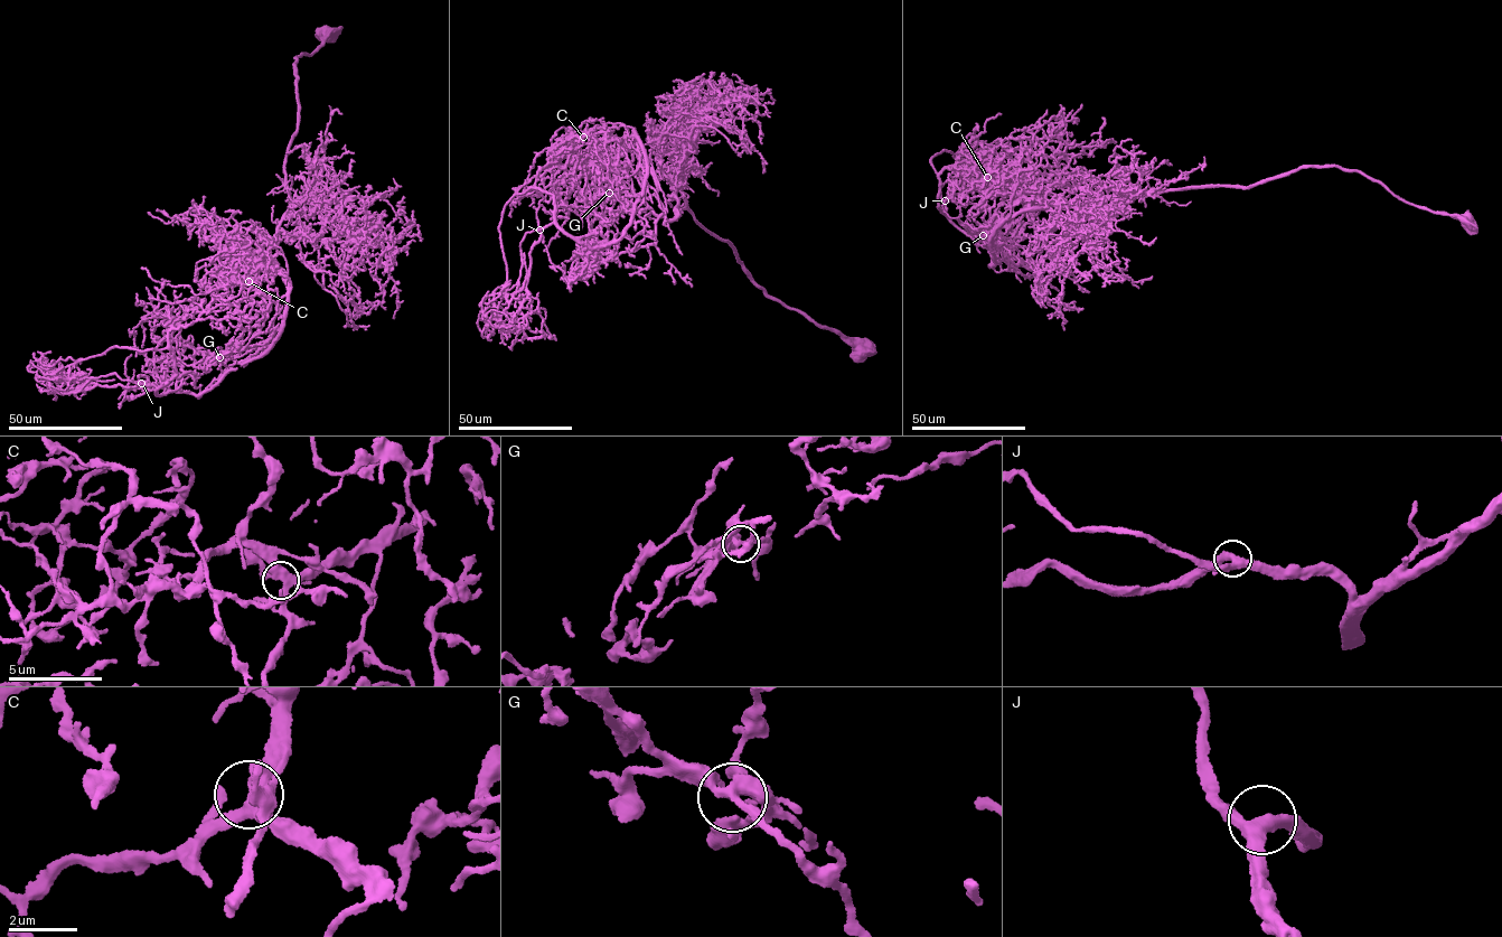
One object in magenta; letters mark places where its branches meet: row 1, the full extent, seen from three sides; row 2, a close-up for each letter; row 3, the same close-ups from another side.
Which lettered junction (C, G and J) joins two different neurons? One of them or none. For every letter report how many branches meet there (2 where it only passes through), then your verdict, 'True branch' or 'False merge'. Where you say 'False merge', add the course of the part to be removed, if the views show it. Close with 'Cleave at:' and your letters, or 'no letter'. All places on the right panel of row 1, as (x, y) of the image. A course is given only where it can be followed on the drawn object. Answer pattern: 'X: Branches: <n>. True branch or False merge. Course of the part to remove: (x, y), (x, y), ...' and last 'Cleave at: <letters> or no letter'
C: Branches: 3. True branch
G: Branches: 3. True branch
J: Branches: 3. True branch
Cleave at: no letter

